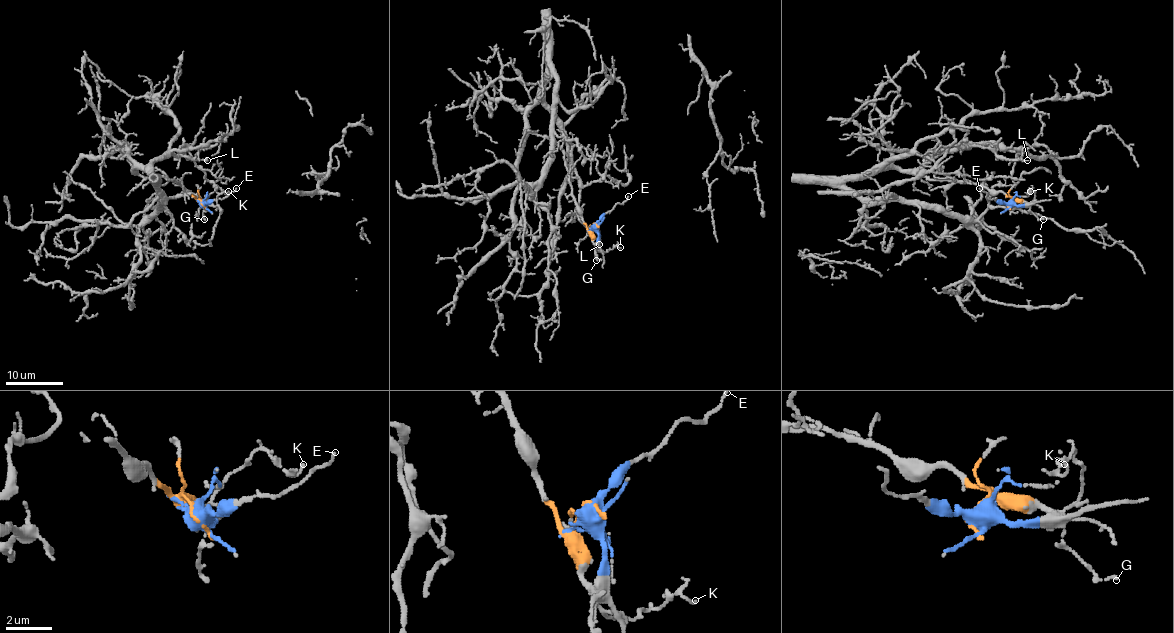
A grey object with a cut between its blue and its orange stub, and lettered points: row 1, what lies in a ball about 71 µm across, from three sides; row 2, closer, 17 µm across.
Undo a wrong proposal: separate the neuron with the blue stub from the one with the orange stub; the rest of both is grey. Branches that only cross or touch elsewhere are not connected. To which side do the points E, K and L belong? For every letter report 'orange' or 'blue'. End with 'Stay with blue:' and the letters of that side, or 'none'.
E: blue
K: orange
L: orange
Stay with blue: E

